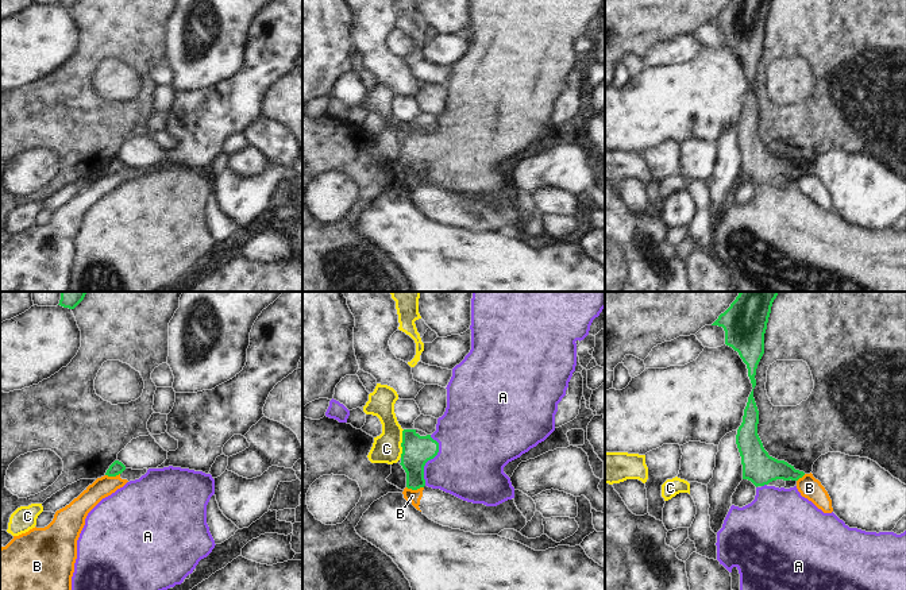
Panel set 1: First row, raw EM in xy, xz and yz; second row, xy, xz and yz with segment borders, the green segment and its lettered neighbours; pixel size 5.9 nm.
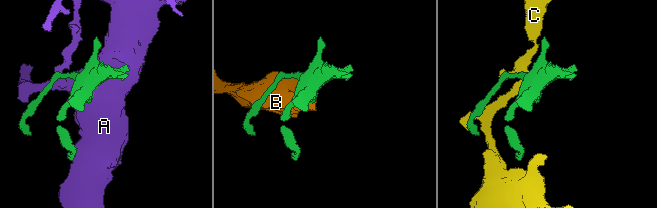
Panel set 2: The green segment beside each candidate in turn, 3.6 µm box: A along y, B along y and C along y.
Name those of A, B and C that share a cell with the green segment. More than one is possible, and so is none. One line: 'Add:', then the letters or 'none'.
Add: A

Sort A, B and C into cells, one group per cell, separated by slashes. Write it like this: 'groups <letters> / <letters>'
groups A / B / C

